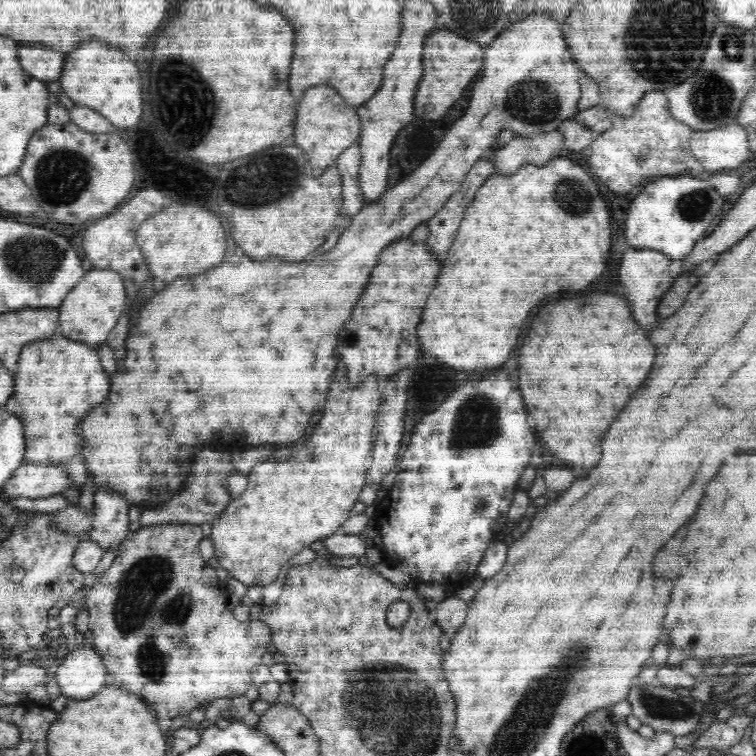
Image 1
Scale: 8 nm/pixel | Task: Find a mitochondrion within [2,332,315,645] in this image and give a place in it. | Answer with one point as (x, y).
(43, 543)

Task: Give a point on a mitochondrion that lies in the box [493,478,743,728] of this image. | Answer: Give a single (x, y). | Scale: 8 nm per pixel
(664, 707)

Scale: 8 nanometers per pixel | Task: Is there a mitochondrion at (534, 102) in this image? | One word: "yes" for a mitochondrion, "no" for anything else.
yes

